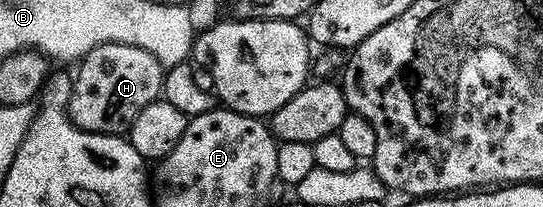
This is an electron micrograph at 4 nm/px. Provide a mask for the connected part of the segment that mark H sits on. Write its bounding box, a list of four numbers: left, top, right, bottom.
[66,44,164,136]

